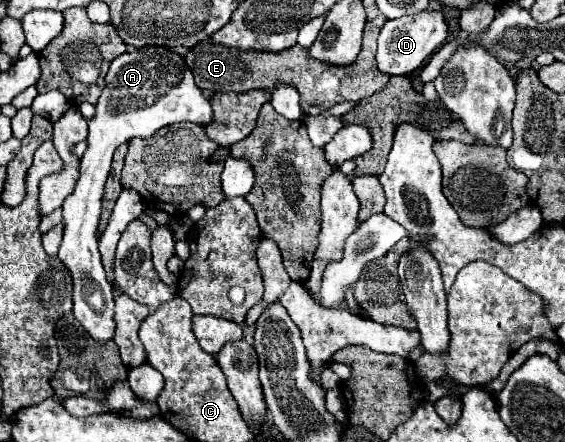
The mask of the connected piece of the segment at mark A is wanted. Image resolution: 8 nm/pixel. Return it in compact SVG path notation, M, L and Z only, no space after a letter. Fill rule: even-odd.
M168 46L138 48L114 58L106 74L106 86L100 94L100 100L96 102L96 114L88 120L88 148L80 158L80 176L76 188L62 204L64 238L58 250L58 258L72 272L72 314L98 342L106 342L114 334L112 286L106 278L98 252L98 220L112 154L120 144L132 138L148 138L158 128L176 122L212 122L210 102L194 84L194 76L188 72L184 58L172 52Z

